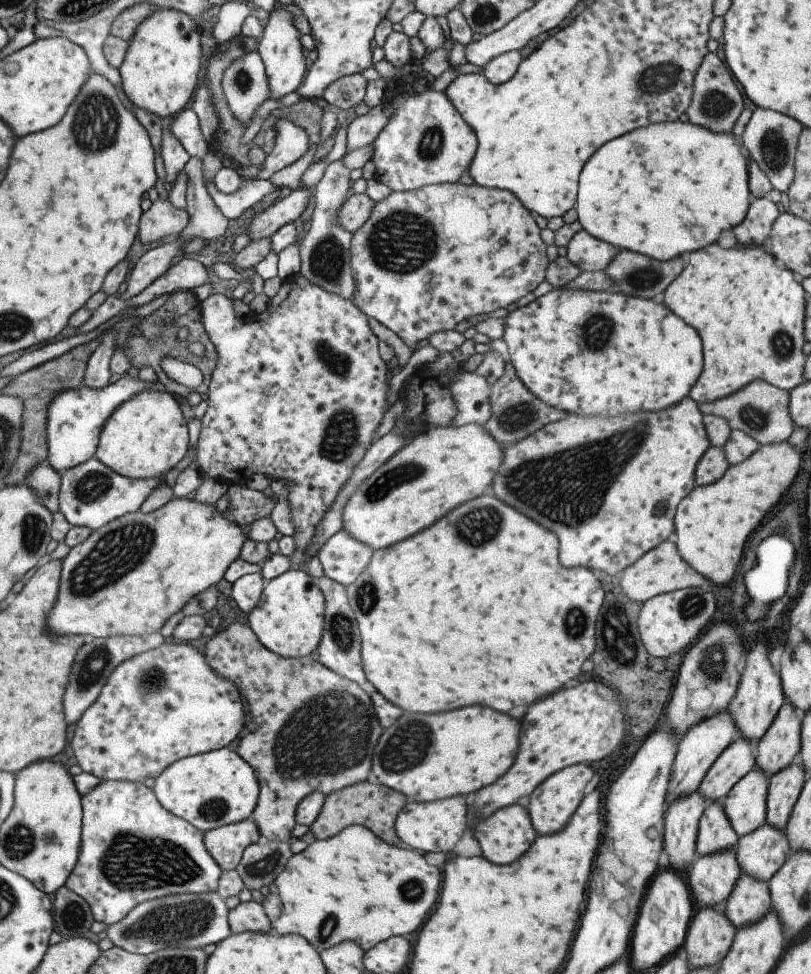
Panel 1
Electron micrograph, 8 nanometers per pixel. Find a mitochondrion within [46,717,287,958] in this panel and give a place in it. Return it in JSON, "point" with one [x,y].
{"point":[135,862]}

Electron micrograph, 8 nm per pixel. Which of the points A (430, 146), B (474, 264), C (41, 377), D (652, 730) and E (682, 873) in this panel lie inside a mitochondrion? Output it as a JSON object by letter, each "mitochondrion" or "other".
{"A":"mitochondrion","B":"other","C":"other","D":"other","E":"other"}

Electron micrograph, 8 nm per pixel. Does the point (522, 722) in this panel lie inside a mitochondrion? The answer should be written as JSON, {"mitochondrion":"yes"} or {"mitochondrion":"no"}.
{"mitochondrion":"no"}

